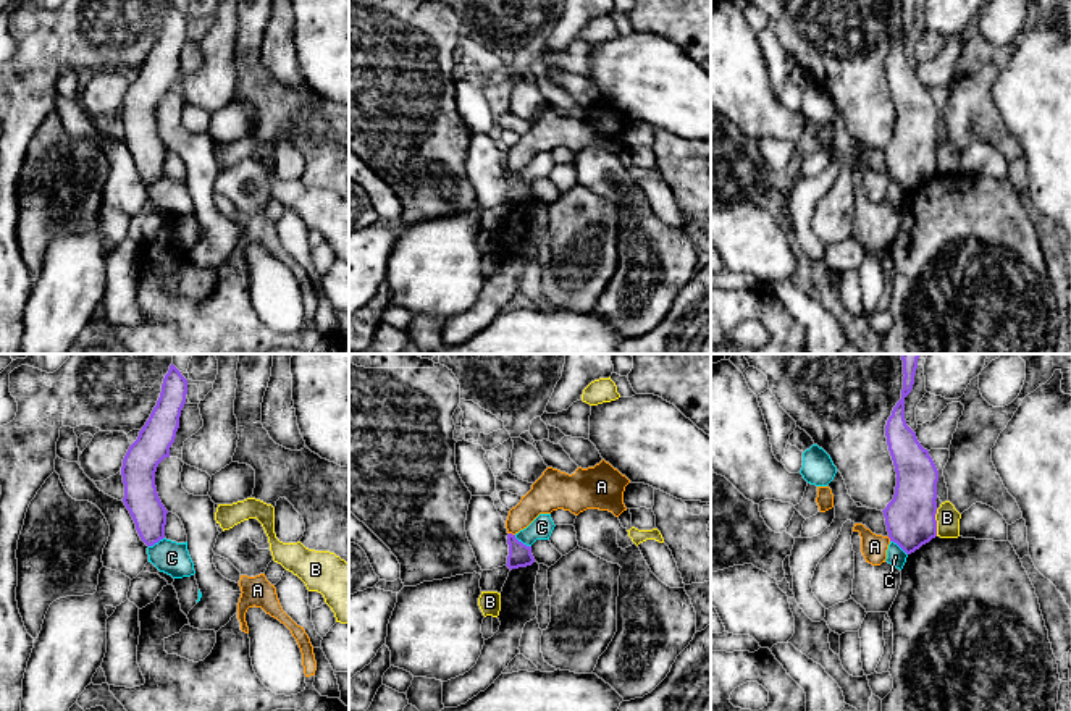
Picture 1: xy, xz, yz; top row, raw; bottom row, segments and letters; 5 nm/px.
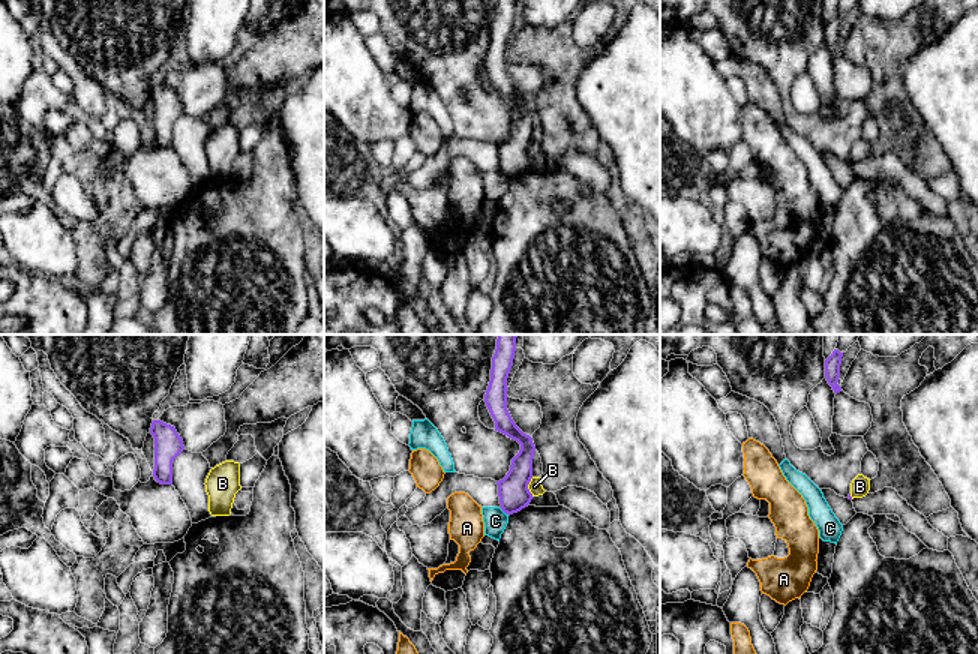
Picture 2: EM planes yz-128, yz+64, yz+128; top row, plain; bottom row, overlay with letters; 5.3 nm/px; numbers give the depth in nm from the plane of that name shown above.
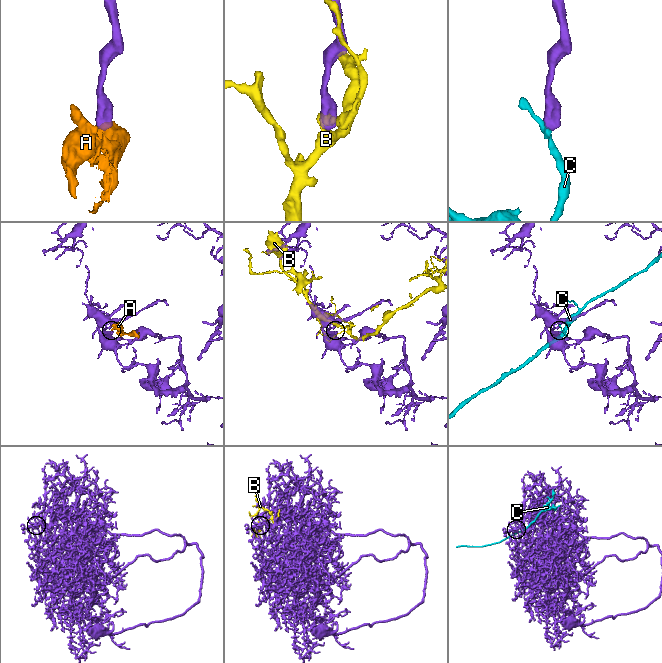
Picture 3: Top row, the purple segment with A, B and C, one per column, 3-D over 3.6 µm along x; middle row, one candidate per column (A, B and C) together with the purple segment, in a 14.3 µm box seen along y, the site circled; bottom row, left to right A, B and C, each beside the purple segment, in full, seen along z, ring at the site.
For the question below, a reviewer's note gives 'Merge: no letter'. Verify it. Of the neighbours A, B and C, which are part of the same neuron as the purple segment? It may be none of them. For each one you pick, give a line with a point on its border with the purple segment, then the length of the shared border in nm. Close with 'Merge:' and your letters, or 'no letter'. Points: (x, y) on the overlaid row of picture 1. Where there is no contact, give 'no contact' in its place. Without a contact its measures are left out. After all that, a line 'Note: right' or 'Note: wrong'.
Merge: no letter
Note: right

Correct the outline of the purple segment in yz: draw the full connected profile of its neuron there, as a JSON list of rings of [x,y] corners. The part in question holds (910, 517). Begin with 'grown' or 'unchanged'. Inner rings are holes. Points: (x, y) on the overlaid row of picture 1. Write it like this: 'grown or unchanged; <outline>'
unchanged; [[[901,354],[901,399],[885,425],[888,451],[897,472],[893,499],[882,511],[890,541],[906,554],[937,536],[939,470],[905,420],[905,398],[911,393],[919,354]]]

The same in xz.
unchanged; [[[507,535],[507,545],[509,545],[509,556],[507,556],[507,567],[519,569],[527,567],[535,562],[535,557],[531,554],[531,546],[523,545],[515,538],[515,535]]]

